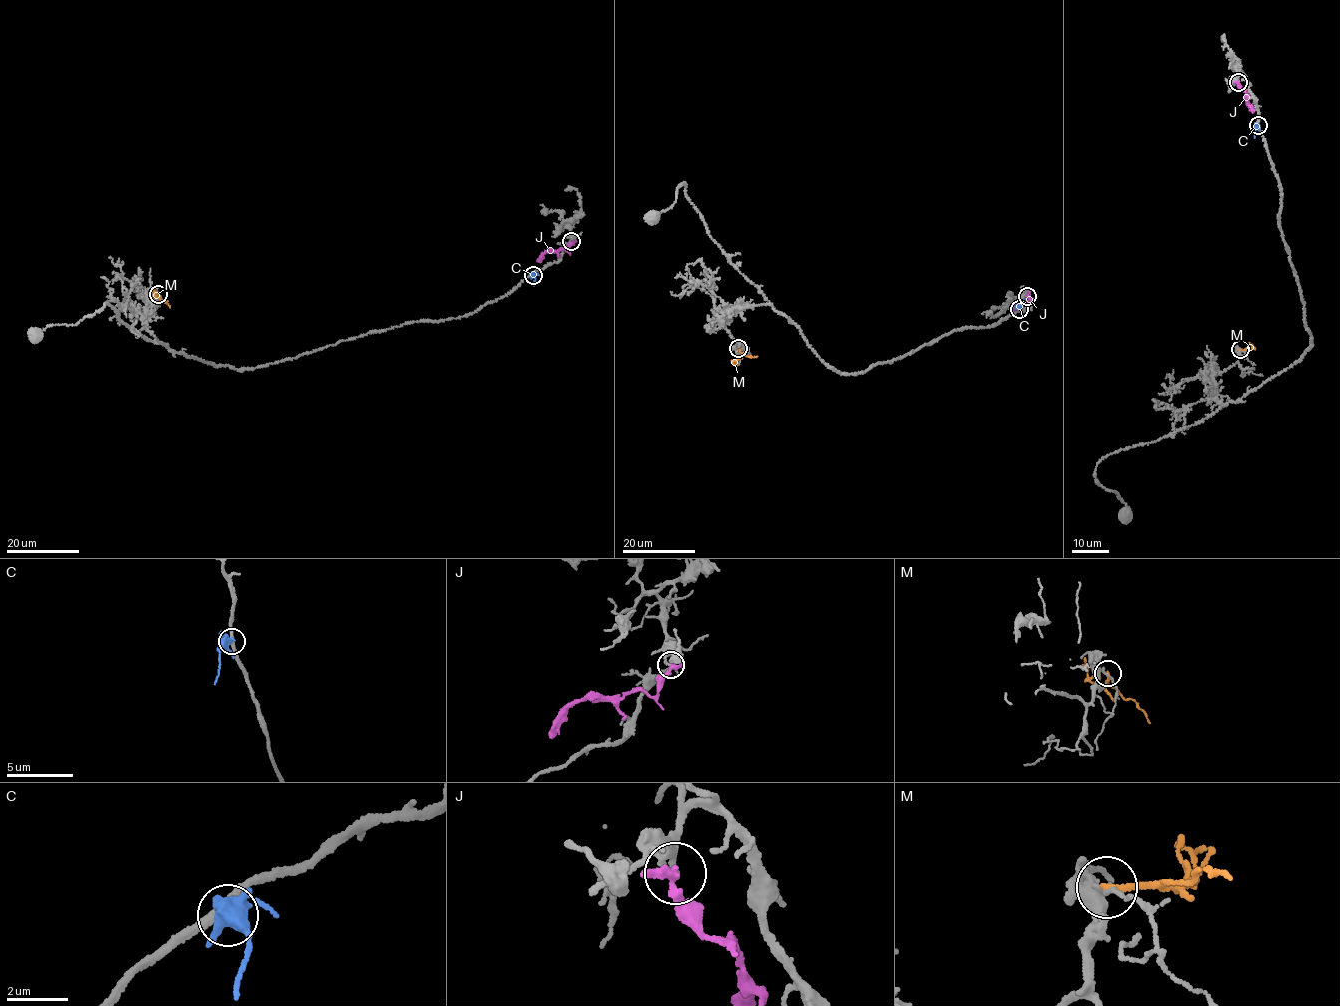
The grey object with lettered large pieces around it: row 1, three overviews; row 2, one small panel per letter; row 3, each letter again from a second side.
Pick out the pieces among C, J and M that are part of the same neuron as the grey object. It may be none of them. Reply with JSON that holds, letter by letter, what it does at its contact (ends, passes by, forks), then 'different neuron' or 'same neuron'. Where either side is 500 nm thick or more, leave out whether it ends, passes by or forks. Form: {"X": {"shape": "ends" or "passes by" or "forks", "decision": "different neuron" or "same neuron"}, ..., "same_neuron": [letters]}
{"C": {"shape": "forks", "decision": "different neuron"}, "J": {"shape": "passes by", "decision": "different neuron"}, "M": {"shape": "ends", "decision": "different neuron"}, "same_neuron": []}

